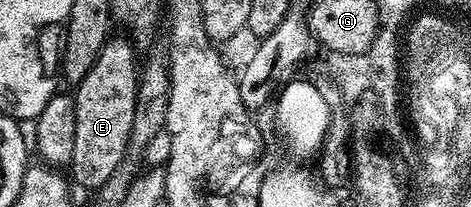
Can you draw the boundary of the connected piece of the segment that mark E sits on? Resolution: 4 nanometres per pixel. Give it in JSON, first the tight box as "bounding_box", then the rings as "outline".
{"bounding_box":[70,39,138,189],"outline":[[[110,39],[102,47],[94,67],[90,67],[90,75],[75,86],[74,100],[76,118],[74,119],[74,155],[70,172],[71,180],[84,189],[99,189],[110,175],[114,175],[114,167],[122,163],[124,152],[130,139],[130,127],[134,123],[134,103],[136,102],[136,83],[138,80],[138,64],[135,50],[125,40]]]}

